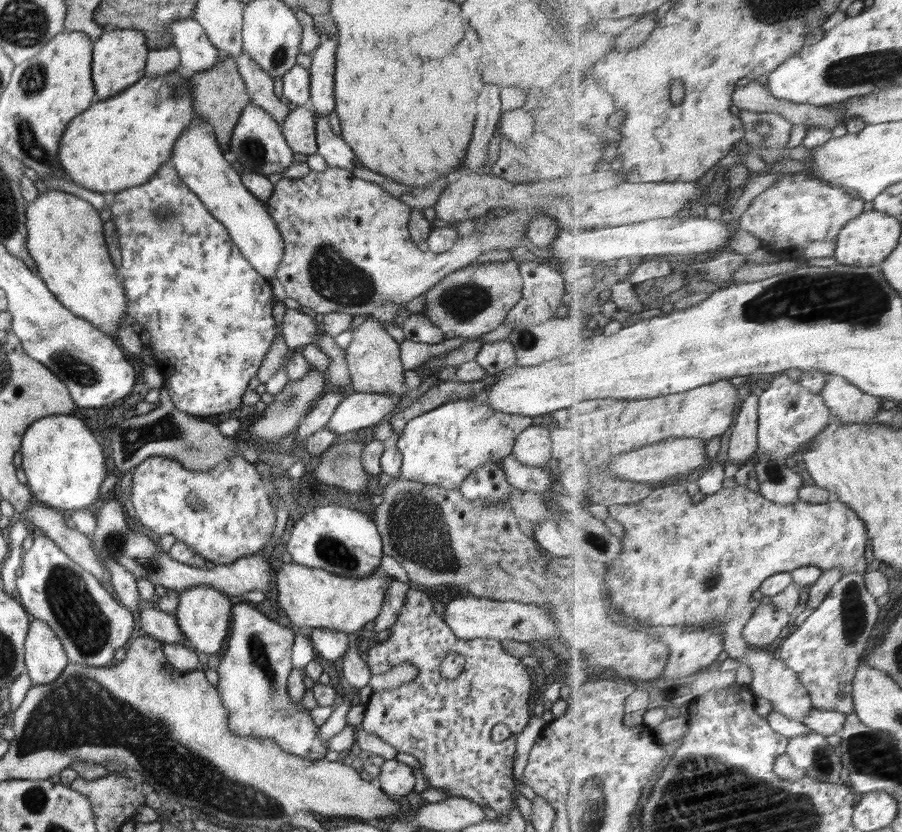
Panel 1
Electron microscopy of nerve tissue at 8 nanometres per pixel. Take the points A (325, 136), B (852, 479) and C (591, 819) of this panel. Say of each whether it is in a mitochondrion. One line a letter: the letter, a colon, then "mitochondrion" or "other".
A: other
B: other
C: mitochondrion

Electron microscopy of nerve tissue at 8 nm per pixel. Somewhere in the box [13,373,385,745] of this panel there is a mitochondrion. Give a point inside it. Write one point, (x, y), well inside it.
(79, 615)

